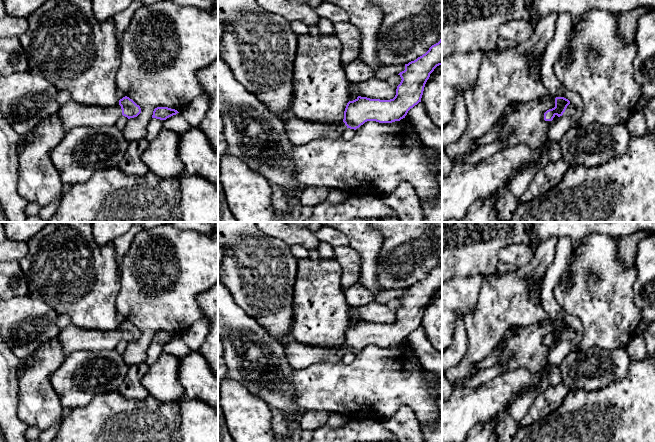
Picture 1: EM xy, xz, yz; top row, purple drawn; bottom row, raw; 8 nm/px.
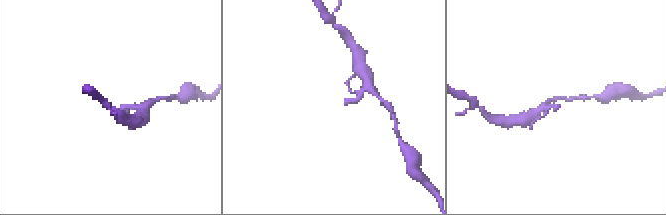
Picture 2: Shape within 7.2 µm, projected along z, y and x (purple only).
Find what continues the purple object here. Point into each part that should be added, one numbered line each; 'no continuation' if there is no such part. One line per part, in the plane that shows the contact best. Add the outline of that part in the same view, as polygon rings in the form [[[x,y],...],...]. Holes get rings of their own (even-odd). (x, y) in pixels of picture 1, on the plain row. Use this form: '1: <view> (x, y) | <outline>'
1: yz (570, 334) | [[[570,327],[567,330],[567,332],[566,332],[566,334],[565,334],[565,336],[563,337],[562,340],[564,340],[564,341],[571,341],[571,340],[573,340],[575,338],[575,335],[576,335],[575,331]]]

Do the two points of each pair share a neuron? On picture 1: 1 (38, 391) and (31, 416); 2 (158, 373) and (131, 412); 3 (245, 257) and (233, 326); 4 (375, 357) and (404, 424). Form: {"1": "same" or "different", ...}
{"1": "same", "2": "different", "3": "different", "4": "different"}

